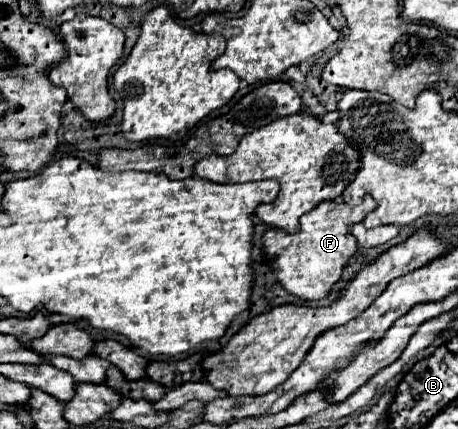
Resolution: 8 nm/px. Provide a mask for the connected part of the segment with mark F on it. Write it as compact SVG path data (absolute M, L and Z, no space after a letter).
M367 196L359 206L349 206L341 200L319 204L315 210L301 216L301 230L297 234L285 234L283 230L267 230L263 236L263 250L267 262L277 268L279 282L287 292L301 300L323 300L331 294L339 282L349 258L357 254L357 242L349 226L363 222L369 212L377 208L377 202Z

